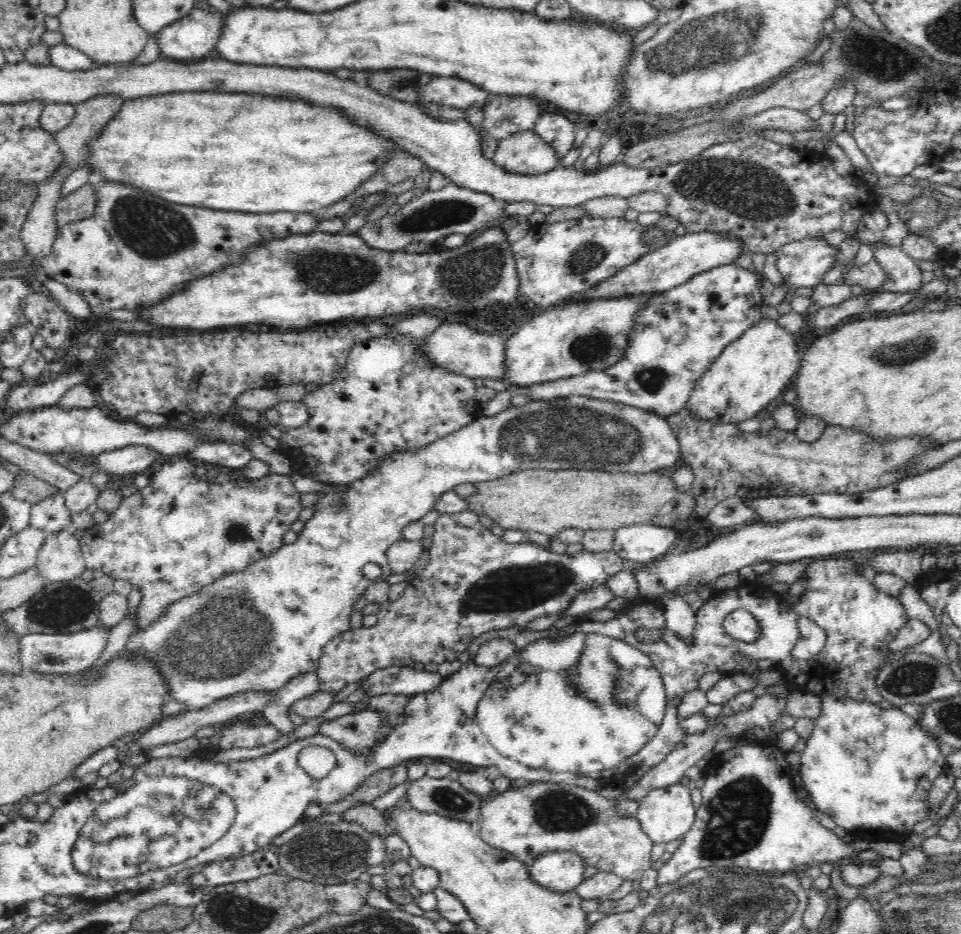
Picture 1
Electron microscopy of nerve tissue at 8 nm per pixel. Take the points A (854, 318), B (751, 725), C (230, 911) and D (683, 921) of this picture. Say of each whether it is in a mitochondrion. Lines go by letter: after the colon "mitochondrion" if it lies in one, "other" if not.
A: other
B: other
C: mitochondrion
D: mitochondrion

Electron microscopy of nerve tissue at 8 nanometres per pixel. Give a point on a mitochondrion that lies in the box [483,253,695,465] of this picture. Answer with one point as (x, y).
(588, 349)

